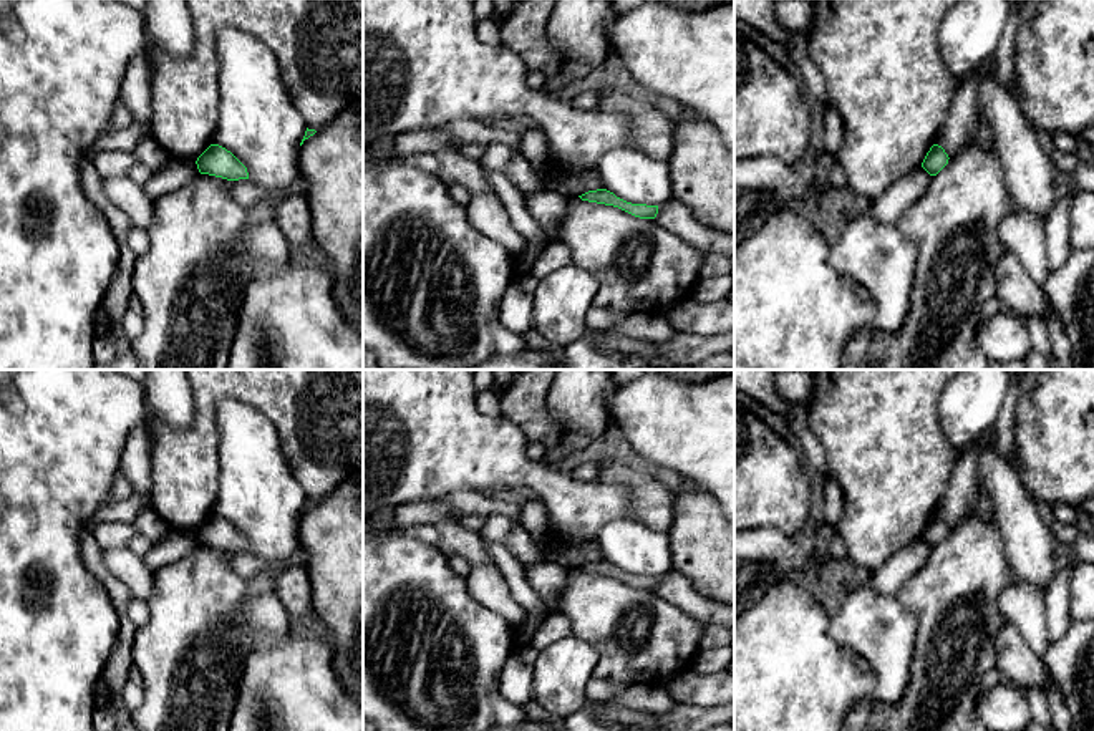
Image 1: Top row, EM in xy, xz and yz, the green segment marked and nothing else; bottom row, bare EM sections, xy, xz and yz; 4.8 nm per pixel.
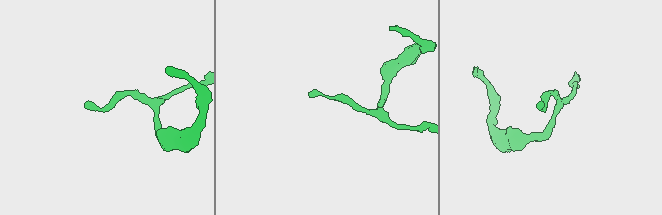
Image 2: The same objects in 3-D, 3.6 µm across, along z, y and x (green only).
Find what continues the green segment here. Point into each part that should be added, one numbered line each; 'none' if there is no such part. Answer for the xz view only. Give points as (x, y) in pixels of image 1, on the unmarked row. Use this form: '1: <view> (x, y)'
none

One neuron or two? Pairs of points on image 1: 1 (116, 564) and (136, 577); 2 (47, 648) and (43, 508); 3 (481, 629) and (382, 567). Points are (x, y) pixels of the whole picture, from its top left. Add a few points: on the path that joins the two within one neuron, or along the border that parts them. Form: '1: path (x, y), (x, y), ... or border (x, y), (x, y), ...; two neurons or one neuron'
1: path (121, 564), (131, 572); one neuron
2: path (48, 614), (58, 577), (43, 559), (43, 542); one neuron
3: path (456, 615), (421, 585), (413, 585), (406, 580); one neuron

